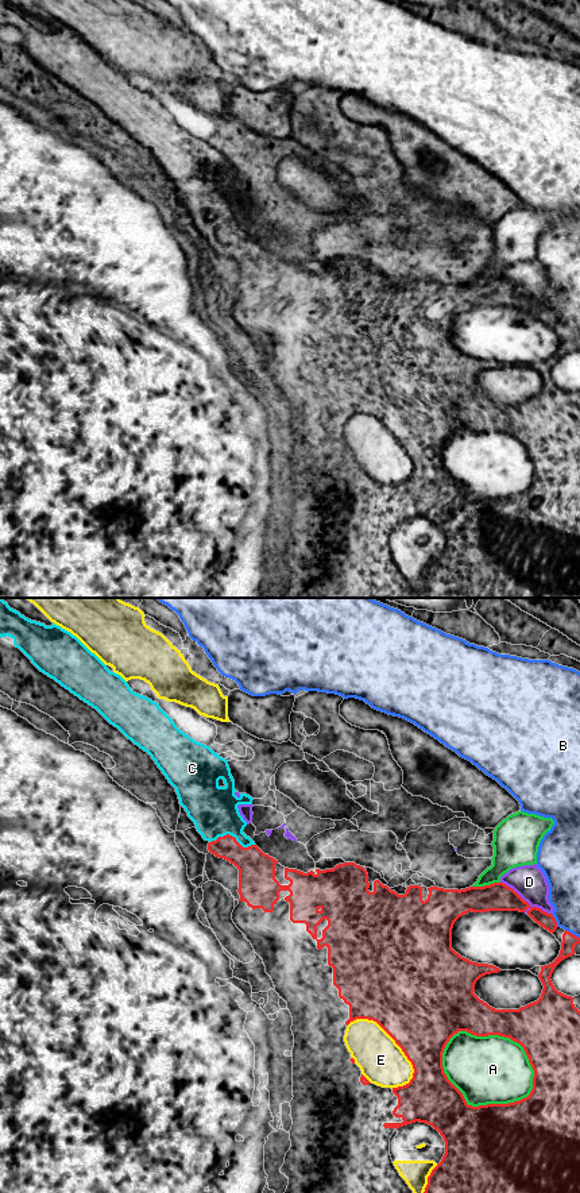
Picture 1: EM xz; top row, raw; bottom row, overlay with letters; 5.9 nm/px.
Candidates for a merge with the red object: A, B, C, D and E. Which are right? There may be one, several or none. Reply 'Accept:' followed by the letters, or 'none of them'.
Accept: C

